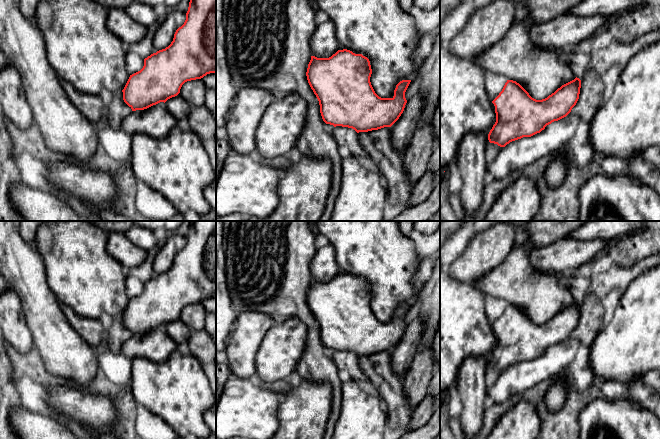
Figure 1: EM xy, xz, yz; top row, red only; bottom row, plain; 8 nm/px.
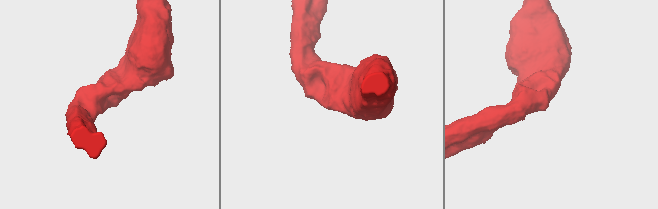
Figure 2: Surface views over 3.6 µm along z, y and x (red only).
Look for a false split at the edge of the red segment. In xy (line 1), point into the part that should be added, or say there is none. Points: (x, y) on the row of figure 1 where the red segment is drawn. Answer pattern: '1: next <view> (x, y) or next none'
1: next xy (156, 122)

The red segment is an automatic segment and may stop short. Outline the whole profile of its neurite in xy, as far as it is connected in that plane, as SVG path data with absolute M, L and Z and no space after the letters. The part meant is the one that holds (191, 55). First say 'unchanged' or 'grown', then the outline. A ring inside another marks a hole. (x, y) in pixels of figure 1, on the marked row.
grown; M190 0L186 20L176 30L171 44L145 58L143 68L130 75L122 92L132 112L123 119L120 129L131 136L145 134L163 139L178 121L168 112L165 102L177 96L185 82L210 73L216 73L216 0Z

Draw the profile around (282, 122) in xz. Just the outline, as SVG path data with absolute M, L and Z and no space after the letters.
M298 94L272 102L256 129L256 149L266 158L286 155L305 126L306 112L307 103Z

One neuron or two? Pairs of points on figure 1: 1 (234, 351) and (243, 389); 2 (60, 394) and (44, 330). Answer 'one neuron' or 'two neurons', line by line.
1: two neurons
2: two neurons

